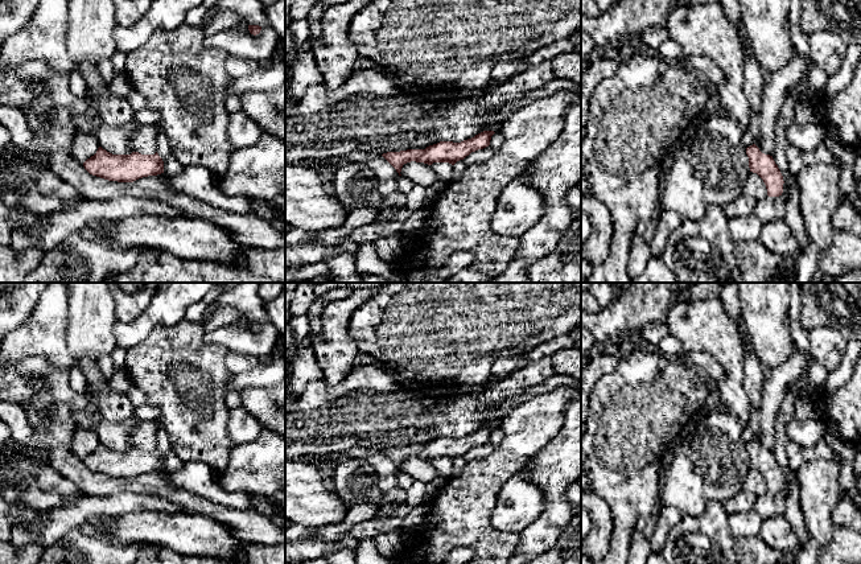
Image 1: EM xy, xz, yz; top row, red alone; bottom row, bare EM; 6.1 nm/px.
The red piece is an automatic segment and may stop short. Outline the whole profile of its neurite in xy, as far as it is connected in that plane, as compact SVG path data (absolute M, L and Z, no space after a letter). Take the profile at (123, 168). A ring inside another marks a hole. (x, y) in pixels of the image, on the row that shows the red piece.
M102 147L83 162L83 166L92 176L118 182L133 182L164 173L164 161L157 152L155 155L139 152L112 155Z

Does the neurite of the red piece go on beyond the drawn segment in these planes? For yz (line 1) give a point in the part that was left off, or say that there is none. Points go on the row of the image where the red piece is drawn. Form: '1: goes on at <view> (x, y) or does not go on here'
1: does not go on here

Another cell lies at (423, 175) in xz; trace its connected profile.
M416 161L404 164L400 174L401 177L412 180L415 185L420 185L424 188L430 186L438 180L437 173L430 165Z

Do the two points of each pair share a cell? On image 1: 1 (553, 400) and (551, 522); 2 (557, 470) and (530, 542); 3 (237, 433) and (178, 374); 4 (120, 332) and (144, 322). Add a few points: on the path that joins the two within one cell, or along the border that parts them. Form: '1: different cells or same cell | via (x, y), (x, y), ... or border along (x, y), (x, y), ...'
1: different cells | border along (564, 410), (561, 428), (530, 460)
2: same cell | via (555, 488), (555, 517), (547, 525)
3: different cells | border along (227, 410), (227, 437), (234, 444)
4: same cell | via (126, 332), (135, 332), (139, 328)

